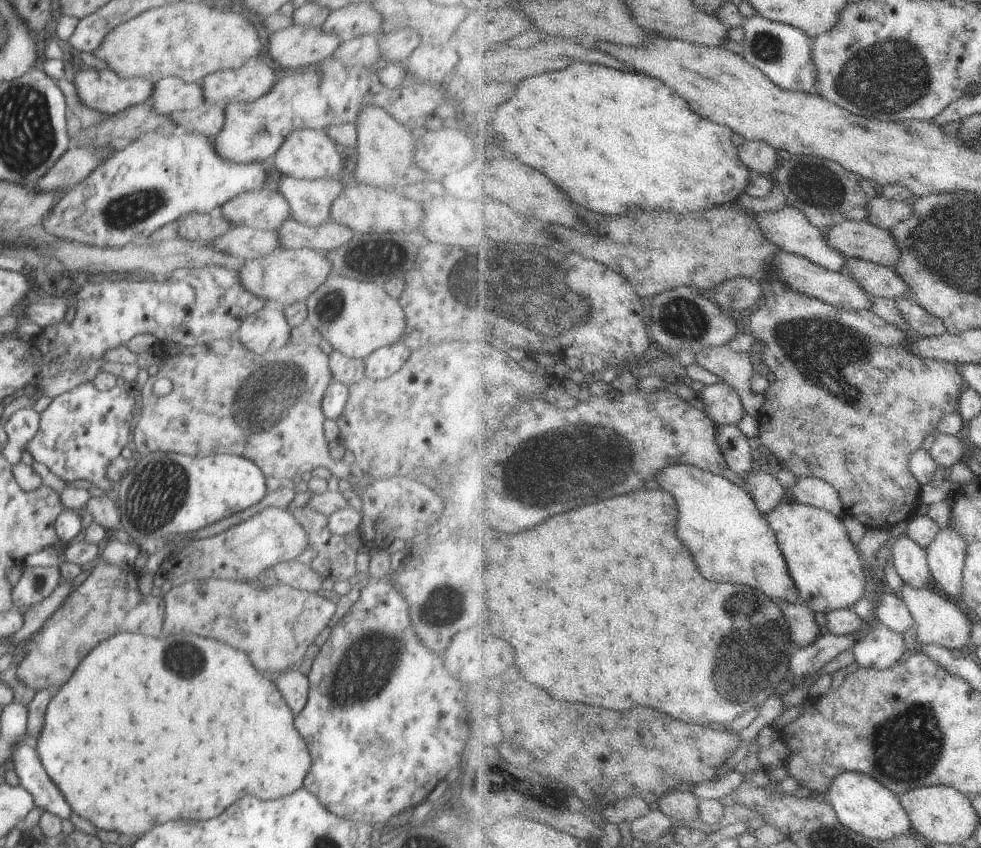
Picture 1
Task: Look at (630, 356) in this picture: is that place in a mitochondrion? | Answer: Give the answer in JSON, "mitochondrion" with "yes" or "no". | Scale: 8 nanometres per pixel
{"mitochondrion":"no"}

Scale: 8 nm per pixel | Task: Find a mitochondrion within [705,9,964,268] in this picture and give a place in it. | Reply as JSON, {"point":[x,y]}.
{"point":[887,78]}

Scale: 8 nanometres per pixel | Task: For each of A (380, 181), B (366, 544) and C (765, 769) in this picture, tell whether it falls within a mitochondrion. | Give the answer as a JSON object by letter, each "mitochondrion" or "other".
{"A":"other","B":"other","C":"other"}

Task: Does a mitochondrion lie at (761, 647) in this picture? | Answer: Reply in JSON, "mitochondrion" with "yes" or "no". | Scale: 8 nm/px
{"mitochondrion":"yes"}

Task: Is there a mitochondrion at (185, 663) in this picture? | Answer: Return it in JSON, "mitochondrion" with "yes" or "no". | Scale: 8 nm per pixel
{"mitochondrion":"yes"}

